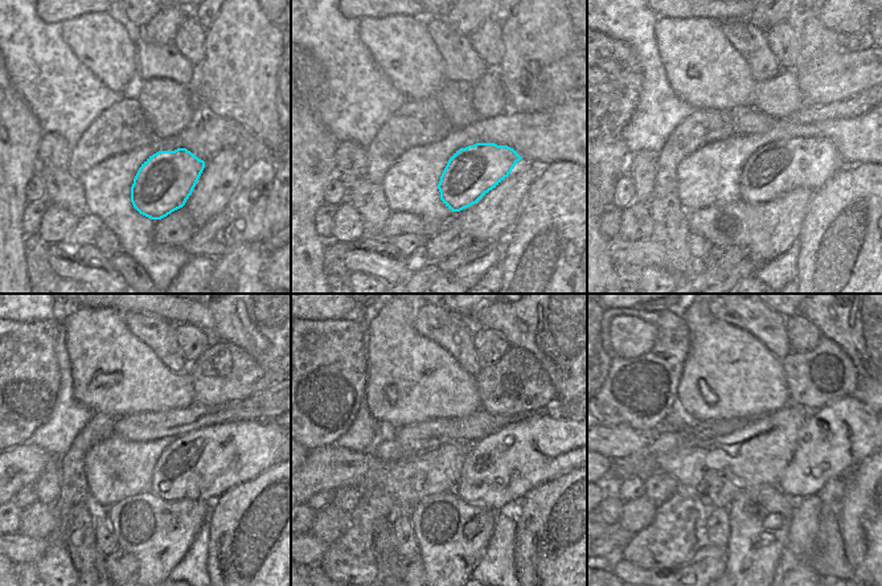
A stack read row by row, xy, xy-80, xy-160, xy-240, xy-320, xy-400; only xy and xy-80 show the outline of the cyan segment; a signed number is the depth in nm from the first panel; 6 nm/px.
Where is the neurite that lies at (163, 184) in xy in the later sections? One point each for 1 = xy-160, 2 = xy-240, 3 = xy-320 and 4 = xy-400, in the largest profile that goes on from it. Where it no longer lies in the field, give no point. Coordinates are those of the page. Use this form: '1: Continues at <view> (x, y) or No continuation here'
1: Continues at xy-160 (775, 169)
2: Continues at xy-240 (202, 464)
3: Continues at xy-320 (499, 470)
4: Continues at xy-400 (823, 454).

